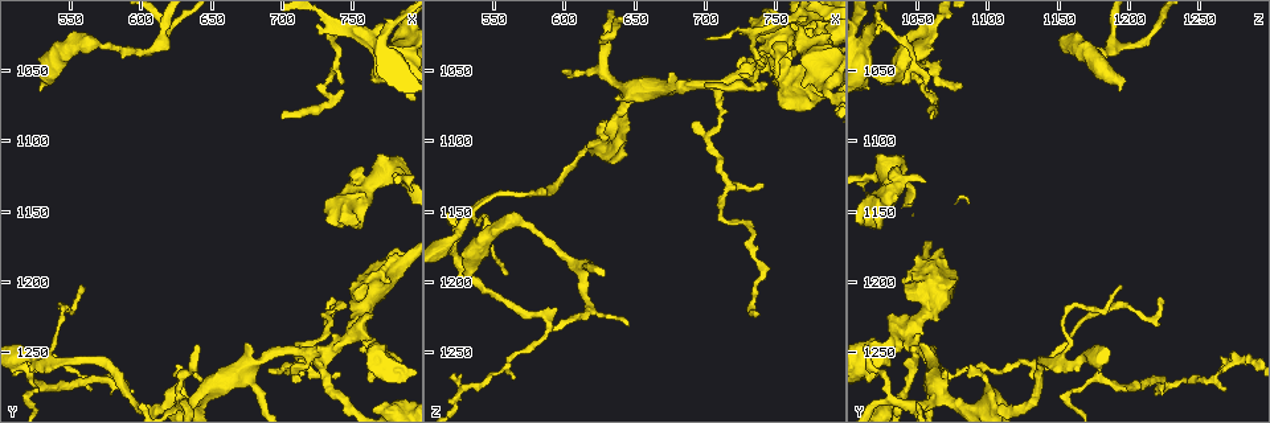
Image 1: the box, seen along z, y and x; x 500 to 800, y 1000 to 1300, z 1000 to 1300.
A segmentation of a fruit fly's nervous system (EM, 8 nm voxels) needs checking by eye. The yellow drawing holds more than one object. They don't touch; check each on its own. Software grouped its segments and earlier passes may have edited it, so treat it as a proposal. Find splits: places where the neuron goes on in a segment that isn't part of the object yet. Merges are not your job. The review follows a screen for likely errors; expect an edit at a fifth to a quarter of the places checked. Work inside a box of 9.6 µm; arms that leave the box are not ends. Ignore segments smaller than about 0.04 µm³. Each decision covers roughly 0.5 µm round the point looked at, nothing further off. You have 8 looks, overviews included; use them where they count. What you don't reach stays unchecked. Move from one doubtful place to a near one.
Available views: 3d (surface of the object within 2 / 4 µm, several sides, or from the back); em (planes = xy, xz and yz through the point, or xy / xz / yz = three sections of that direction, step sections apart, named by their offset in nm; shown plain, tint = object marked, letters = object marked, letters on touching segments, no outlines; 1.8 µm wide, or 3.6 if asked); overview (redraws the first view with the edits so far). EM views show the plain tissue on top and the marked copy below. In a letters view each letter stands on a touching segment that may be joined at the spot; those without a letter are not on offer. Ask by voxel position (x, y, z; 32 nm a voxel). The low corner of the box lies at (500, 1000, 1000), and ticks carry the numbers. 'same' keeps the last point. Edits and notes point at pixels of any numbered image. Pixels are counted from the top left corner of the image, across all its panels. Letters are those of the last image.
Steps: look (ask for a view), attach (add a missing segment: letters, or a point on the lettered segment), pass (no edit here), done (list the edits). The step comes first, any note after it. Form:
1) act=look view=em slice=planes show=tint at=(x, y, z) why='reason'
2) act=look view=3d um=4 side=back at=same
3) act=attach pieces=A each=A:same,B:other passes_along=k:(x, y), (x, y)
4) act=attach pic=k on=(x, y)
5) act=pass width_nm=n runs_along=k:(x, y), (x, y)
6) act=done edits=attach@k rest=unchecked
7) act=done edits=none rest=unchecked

act=look view=em slice=xz step=8 show=tint at=(768, 1036, 1060) why='free end'

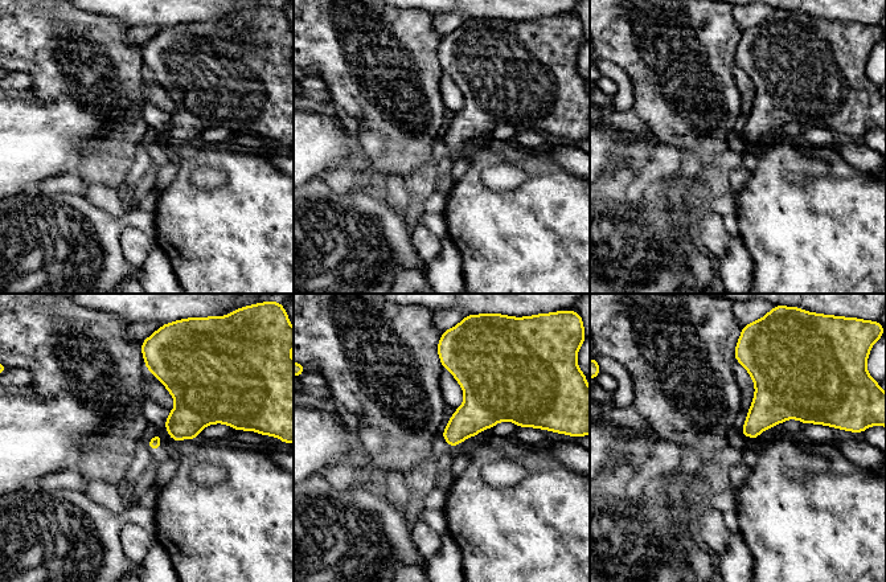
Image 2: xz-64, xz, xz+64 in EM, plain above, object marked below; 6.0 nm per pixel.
act=look view=em slice=xz step=8 show=letters at=same

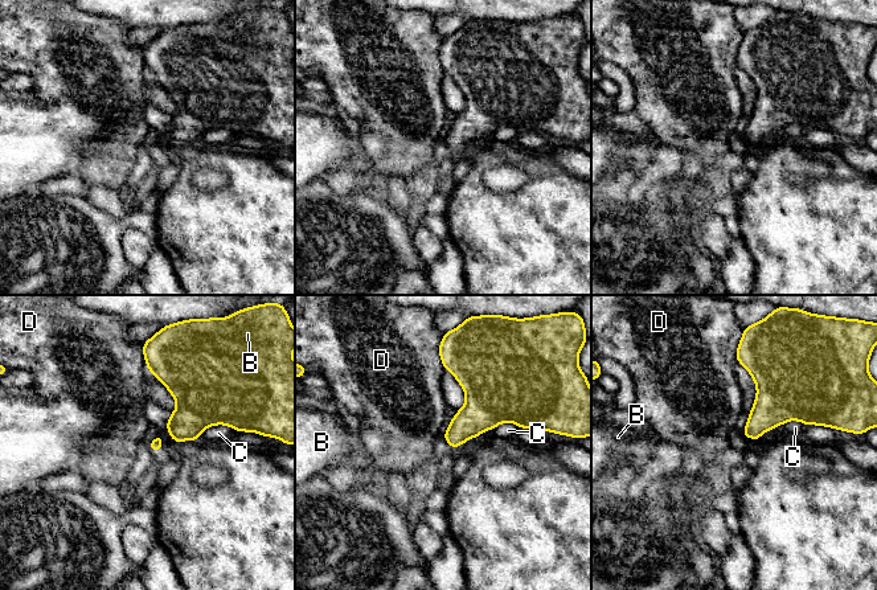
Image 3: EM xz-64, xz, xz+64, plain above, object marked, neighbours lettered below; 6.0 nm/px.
act=pass longest_contact=C:240nm each=B:other,C:other,D:other border=3:(142, 352), (148, 371) found='none of them fits'

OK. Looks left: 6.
act=look view=em slice=planes show=letters at=(756, 1122, 1036) why='an open end'

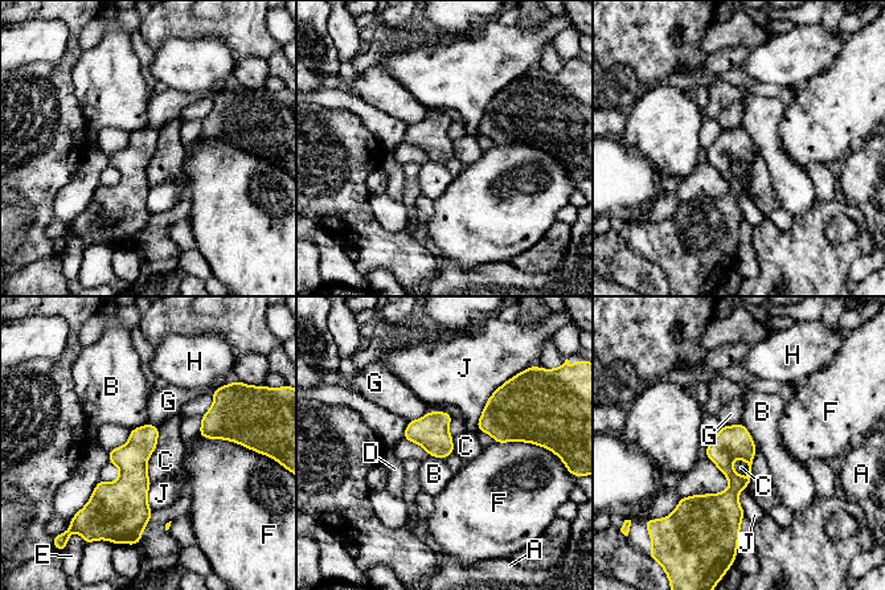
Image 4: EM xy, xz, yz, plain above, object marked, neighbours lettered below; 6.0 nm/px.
act=pass width_nm=200 longest_contact=J:380nm each=A:other,B:other,C:other,D:other,E:other,F:other,G:other,H:other,J:other found='none of them fits'

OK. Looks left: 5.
act=look view=em slice=planes show=letters at=(700, 1082, 1060) why='free end'

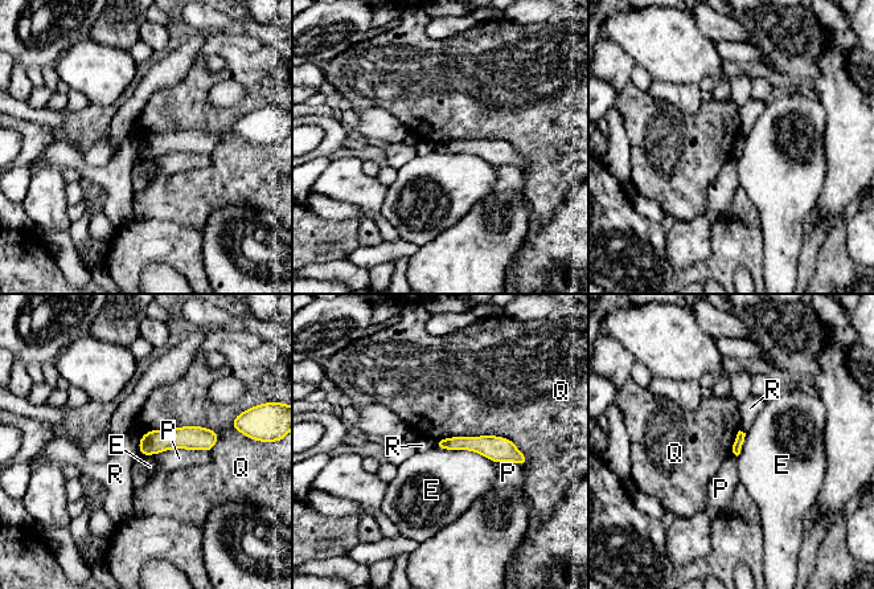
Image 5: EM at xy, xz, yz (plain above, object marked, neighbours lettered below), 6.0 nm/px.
act=pass each=E:other,P:other,Q:other,R:other found='no lettered segment goes on from it'

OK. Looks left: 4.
act=done edits=none rest=unchecked

